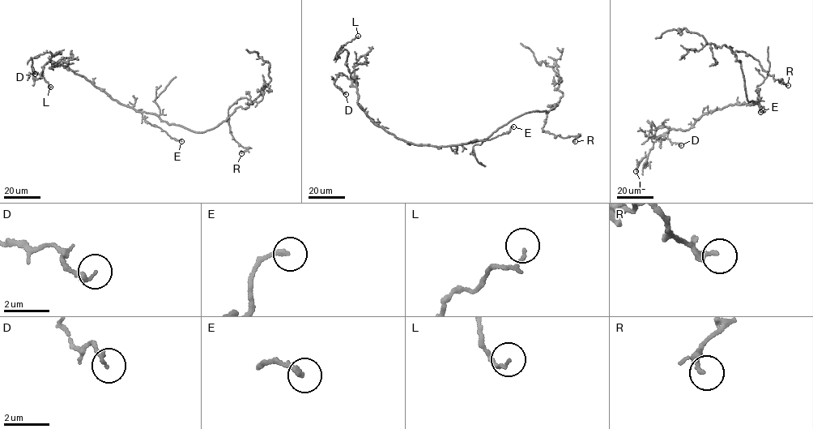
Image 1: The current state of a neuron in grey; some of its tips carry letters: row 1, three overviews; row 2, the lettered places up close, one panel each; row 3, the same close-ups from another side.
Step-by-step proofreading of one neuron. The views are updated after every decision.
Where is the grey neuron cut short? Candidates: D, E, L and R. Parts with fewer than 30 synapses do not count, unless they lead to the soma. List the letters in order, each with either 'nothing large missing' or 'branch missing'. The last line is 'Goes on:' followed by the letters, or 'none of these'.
D: nothing large missing
E: nothing large missing
L: nothing large missing
R: nothing large missing
Goes on: none of these

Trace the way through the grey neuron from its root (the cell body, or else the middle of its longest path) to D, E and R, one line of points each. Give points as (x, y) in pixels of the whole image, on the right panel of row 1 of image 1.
D: (757, 102), (750, 105), (730, 105), (704, 113), (687, 130), (657, 127), (656, 137), (681, 145)
E: (757, 102), (760, 108), (764, 107), (764, 111), (760, 112)
R: (757, 102), (759, 97), (755, 102), (747, 100), (736, 50), (752, 56), (773, 79), (788, 85)

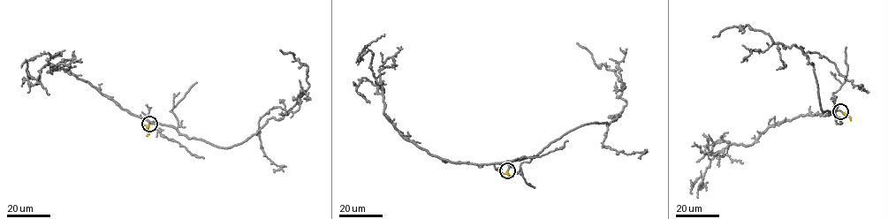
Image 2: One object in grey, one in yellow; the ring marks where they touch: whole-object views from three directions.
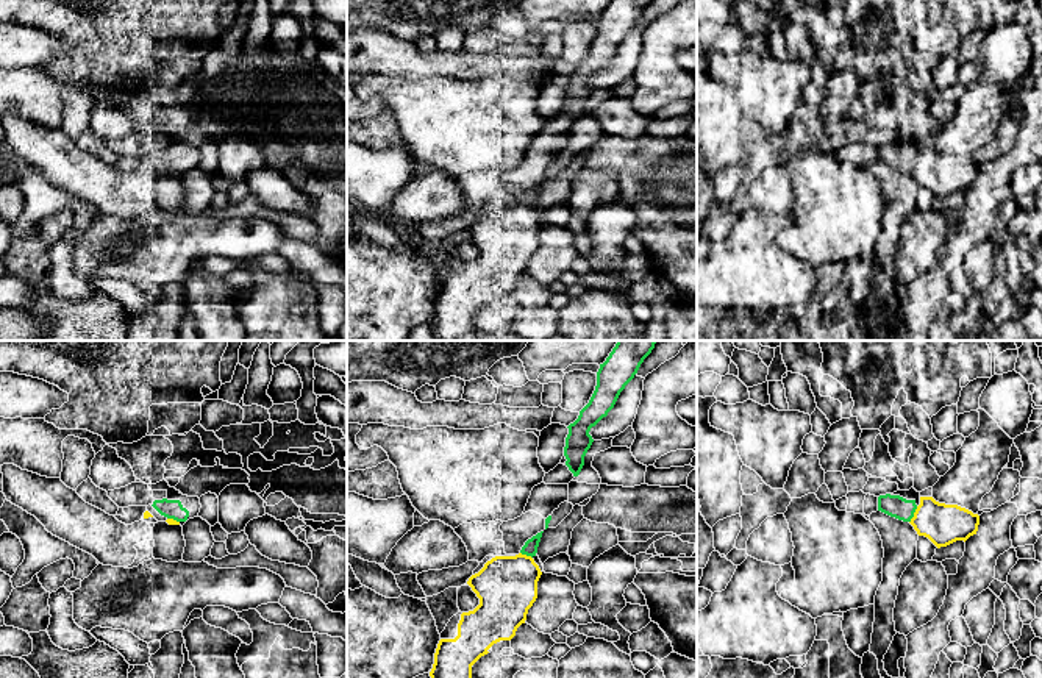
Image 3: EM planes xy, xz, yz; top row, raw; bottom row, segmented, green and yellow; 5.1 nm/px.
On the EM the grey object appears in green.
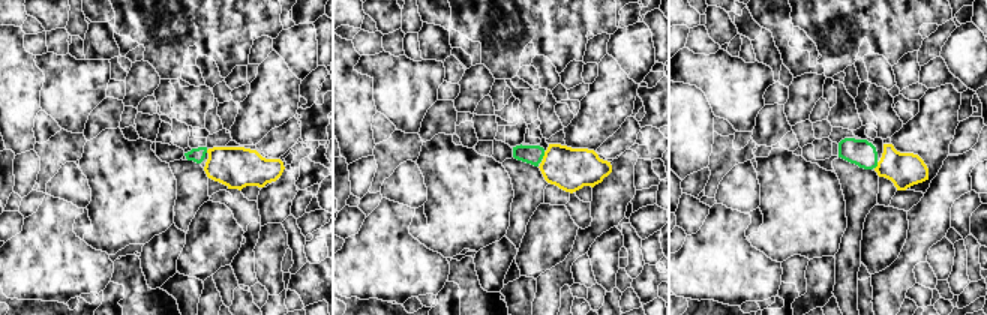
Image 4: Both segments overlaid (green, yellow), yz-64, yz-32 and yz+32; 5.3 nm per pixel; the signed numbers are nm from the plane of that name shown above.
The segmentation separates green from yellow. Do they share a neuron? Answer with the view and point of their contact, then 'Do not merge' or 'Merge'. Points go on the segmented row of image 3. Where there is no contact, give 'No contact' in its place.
Touches green at yz (913, 514). Merge

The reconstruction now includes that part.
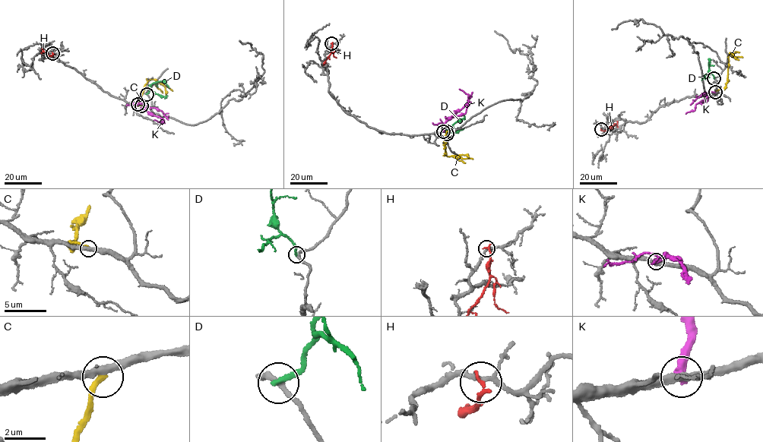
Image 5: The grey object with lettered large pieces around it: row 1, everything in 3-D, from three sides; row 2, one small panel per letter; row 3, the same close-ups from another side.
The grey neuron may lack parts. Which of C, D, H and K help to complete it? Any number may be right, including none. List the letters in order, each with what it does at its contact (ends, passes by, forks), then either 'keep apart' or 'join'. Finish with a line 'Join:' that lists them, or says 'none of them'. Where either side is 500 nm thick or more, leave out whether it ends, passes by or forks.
C: it ends there; keep apart
D: it ends there; keep apart
H: it ends there; keep apart
K: it ends there; keep apart
Join: none of them

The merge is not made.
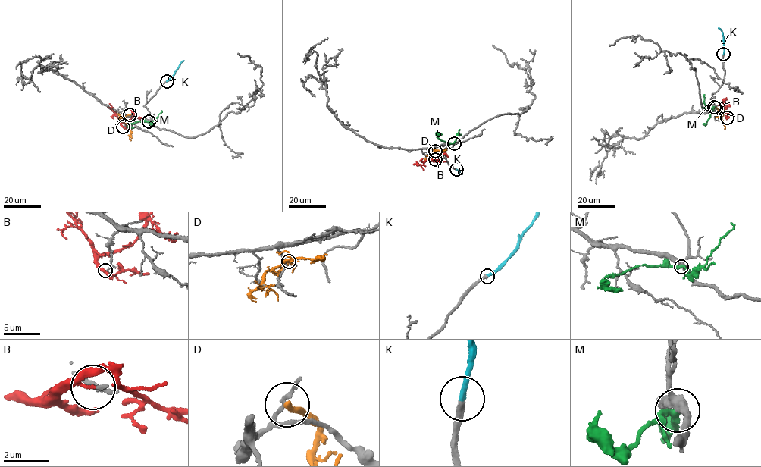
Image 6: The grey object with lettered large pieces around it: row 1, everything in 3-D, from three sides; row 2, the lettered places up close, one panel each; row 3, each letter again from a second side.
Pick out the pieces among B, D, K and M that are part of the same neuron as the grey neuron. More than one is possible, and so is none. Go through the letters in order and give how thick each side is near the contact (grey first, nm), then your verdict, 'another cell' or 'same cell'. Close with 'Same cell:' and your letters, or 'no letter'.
B: calibres 180 and 150 nm; another cell
D: calibres 120 and 300 nm; another cell
K: calibres 320 and 280 nm; same cell
M: calibres 360 and 240 nm; another cell
Same cell: K

